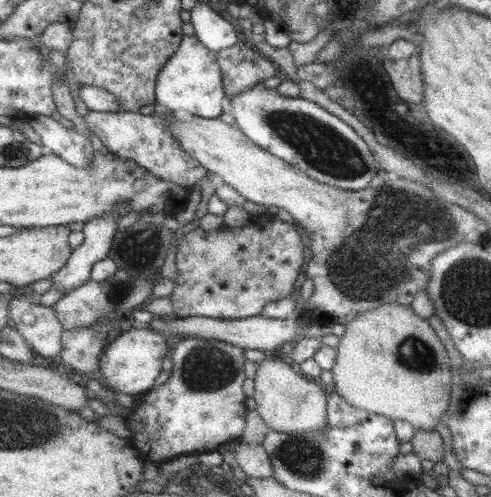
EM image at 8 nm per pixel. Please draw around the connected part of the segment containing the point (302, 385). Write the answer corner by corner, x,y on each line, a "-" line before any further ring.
269,353
257,363
253,398
257,402
258,414
271,430
290,434
323,431
327,425
328,389
305,377
281,355

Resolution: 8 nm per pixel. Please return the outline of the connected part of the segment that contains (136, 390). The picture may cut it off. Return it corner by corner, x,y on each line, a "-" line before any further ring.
147,327
126,328
116,335
103,354
99,379
103,385
114,391
139,396
156,384
156,378
163,370
163,360
166,356
168,356
166,334
154,332

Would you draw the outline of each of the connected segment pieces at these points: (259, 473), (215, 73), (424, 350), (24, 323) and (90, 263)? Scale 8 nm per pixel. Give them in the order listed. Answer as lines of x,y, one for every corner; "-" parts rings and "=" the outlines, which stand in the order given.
242,441
234,452
236,461
247,476
274,479
274,467
262,444
=
195,35
183,36
178,50
159,70
155,86
155,104
168,112
182,109
201,118
218,119
228,106
217,53
203,46
=
394,302
360,313
346,325
336,349
332,389
346,402
393,421
408,421
415,429
435,430
450,404
451,357
427,319
416,315
411,305
=
19,294
11,306
11,315
18,320
16,329
23,341
38,354
58,361
63,351
63,336
68,332
55,311
55,305
46,306
27,294
=
122,211
109,215
104,213
102,217
85,222
85,241
75,249
73,258
65,268
54,276
55,289
62,289
68,294
91,279
93,266
109,257
113,238
117,234
116,220
123,215

